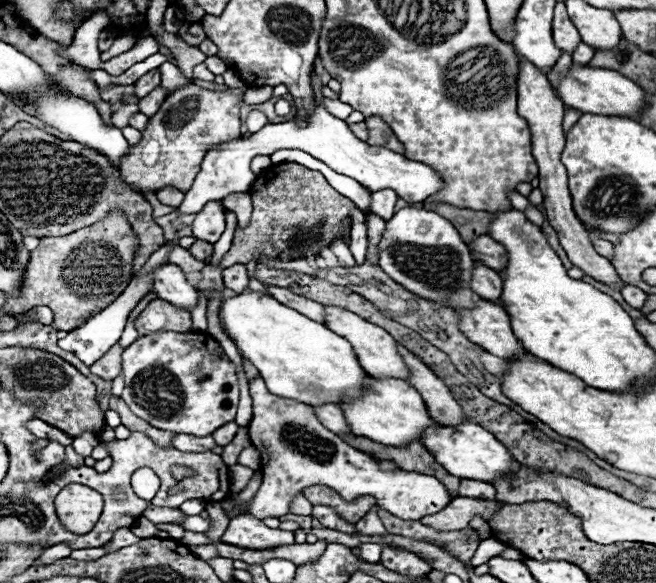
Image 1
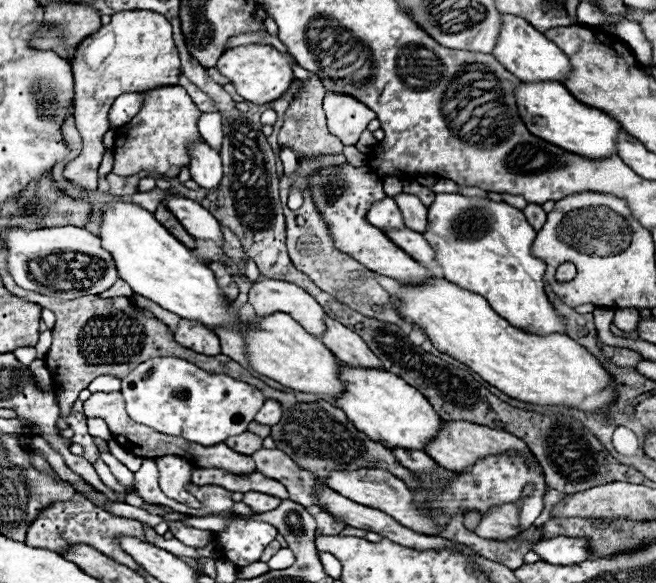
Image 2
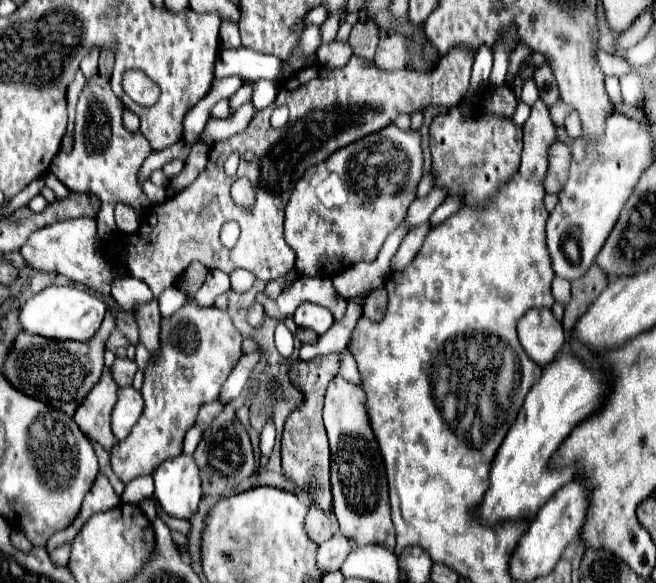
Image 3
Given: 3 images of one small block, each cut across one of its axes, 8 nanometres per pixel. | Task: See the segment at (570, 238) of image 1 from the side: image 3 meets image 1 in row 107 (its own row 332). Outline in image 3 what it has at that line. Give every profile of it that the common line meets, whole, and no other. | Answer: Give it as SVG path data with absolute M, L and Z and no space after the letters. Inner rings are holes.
M530 308L518 320L518 338L524 352L540 366L552 364L566 342L564 328L550 308Z

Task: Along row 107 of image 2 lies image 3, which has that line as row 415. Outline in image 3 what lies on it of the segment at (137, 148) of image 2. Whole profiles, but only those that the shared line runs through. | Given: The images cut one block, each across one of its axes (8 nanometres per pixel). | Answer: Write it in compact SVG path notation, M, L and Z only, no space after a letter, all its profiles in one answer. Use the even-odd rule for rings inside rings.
M188 302L180 312L162 318L162 350L144 370L144 412L132 432L112 450L112 470L128 484L140 474L152 474L164 460L180 454L182 438L194 426L200 404L218 398L224 380L242 356L242 334L218 308L198 308Z

